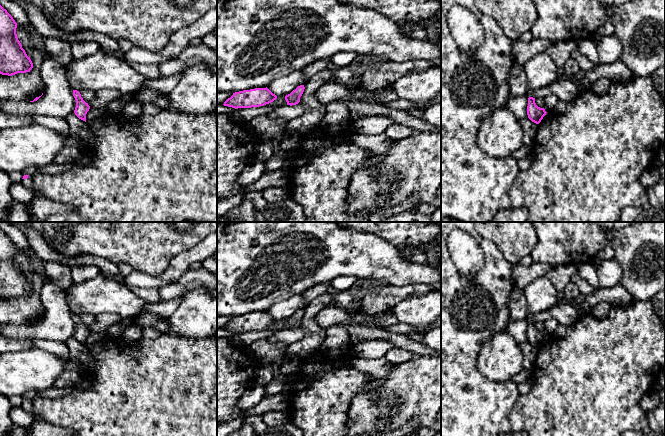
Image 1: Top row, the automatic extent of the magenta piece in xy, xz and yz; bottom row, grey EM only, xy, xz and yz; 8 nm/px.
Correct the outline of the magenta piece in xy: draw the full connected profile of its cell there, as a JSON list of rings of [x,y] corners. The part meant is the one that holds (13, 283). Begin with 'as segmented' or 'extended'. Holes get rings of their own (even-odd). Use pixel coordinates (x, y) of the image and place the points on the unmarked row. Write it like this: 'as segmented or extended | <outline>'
as segmented | [[[0,229],[0,298],[12,300],[30,296],[33,287],[16,258],[17,247]]]

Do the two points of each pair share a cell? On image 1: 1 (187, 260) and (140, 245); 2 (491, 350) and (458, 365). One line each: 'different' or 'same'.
1: different
2: different

